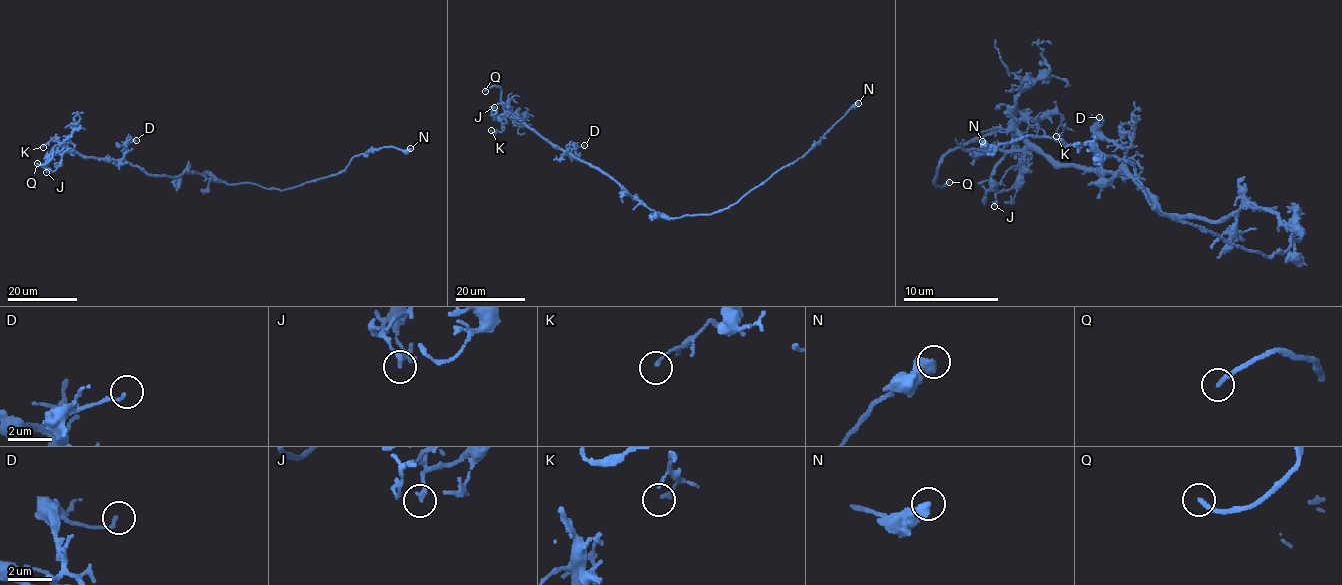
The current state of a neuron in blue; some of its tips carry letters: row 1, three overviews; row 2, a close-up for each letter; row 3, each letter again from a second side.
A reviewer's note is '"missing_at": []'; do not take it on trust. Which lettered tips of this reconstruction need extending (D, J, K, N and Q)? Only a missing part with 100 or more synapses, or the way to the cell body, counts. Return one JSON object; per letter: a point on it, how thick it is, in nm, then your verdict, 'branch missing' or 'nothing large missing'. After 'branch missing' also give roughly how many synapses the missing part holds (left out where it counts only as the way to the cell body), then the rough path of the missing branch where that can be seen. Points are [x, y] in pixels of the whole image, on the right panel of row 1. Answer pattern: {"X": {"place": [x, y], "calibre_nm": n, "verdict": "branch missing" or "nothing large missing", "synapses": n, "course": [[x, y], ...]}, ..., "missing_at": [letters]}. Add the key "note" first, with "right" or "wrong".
{"note": "wrong", "D": {"place": [1099, 117], "calibre_nm": 140, "verdict": "nothing large missing"}, "J": {"place": [994, 206], "calibre_nm": 140, "verdict": "nothing large missing"}, "K": {"place": [1056, 136], "calibre_nm": 150, "verdict": "nothing large missing"}, "N": {"place": [982, 141], "calibre_nm": 500, "verdict": "nothing large missing"}, "Q": {"place": [949, 182], "calibre_nm": 200, "verdict": "branch missing", "course": [[949, 182], [980, 170], [1035, 201], [1094, 179], [1104, 182], [1114, 199]]}, "missing_at": ["Q"]}

